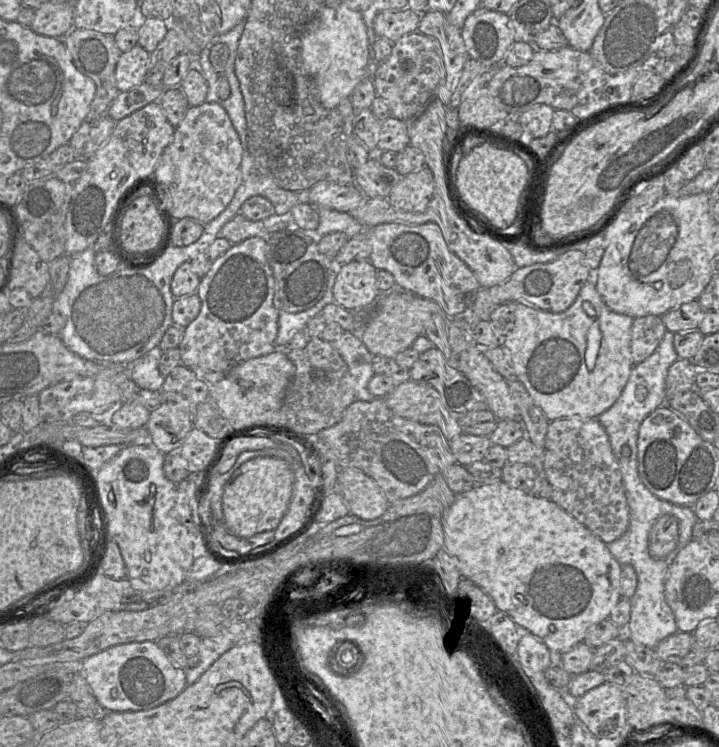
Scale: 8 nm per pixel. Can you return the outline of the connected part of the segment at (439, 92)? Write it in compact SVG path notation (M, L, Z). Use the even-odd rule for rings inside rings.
M435 10L421 14L417 32L434 37L441 45L446 78L436 89L435 97L451 107L454 89L469 59L460 29L448 21L446 14Z

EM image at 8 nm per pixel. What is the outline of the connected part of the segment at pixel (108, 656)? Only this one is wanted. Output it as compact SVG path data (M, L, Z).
M156 641L120 644L92 655L83 660L80 675L107 712L151 709L176 698L188 686L185 669L174 667Z

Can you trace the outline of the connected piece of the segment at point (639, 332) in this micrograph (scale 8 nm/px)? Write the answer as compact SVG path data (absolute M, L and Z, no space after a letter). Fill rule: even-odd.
M659 316L634 318L631 331L631 355L634 365L650 357L667 332Z

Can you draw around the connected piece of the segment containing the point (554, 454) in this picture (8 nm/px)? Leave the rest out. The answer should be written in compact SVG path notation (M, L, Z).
M597 419L550 421L544 441L543 468L552 488L551 501L605 544L625 534L630 523L630 510L621 470L607 432Z

